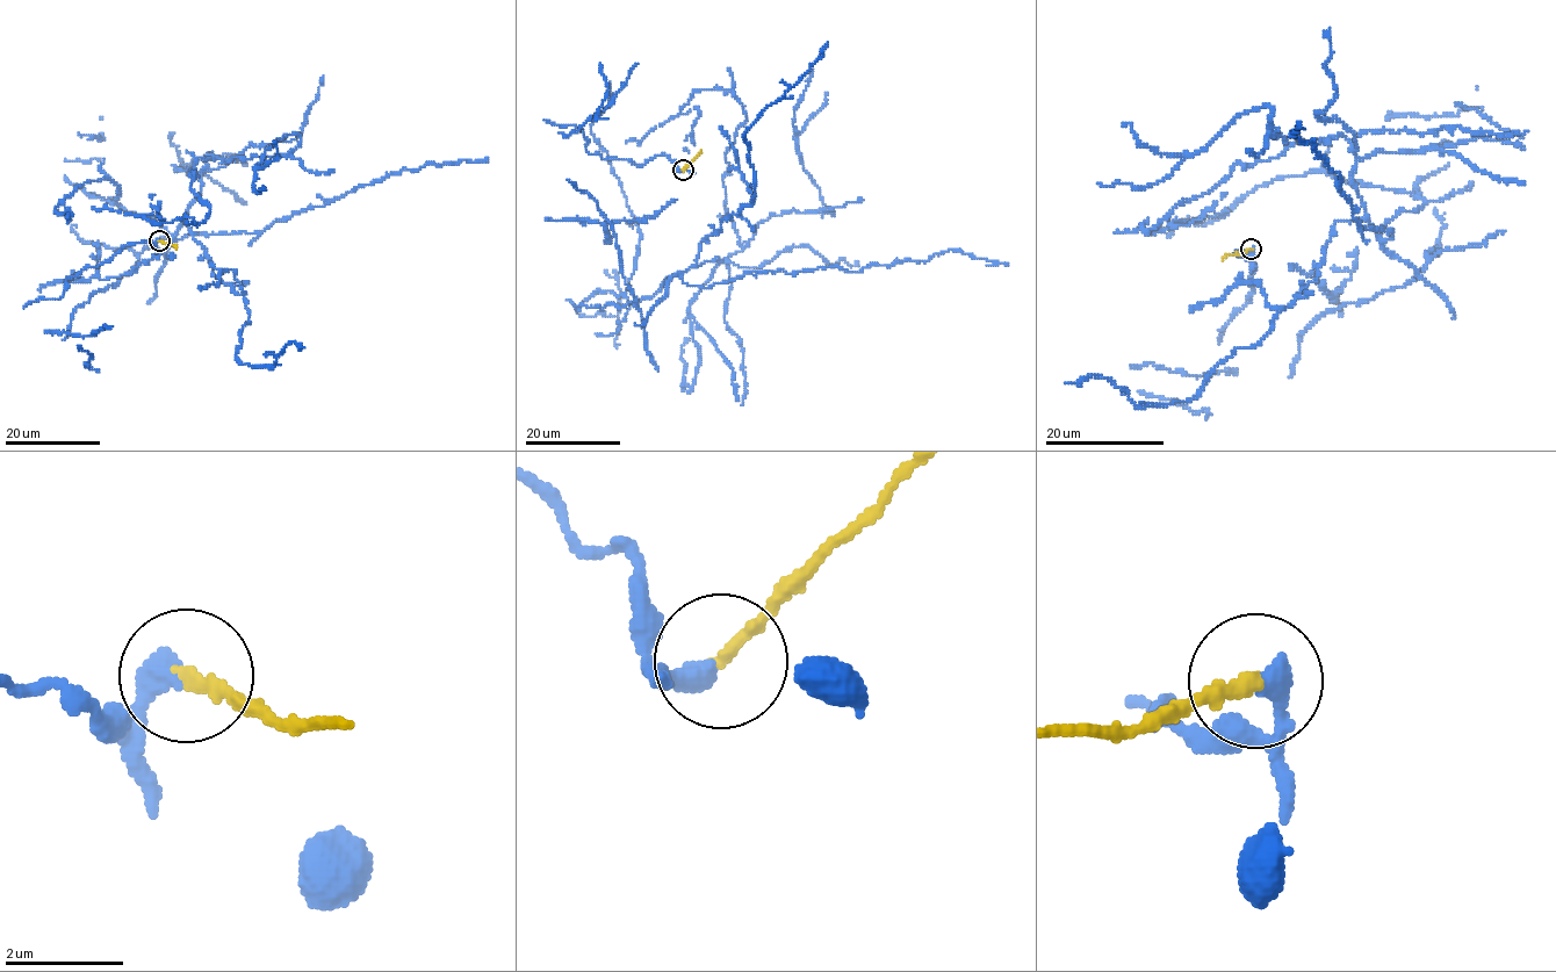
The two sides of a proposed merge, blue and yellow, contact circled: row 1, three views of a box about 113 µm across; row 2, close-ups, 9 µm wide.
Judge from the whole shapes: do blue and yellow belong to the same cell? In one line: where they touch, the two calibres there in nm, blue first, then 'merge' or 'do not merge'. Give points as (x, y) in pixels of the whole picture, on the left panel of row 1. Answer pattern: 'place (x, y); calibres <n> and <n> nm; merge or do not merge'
place (159, 240); calibres 440 and 240 nm; do not merge

